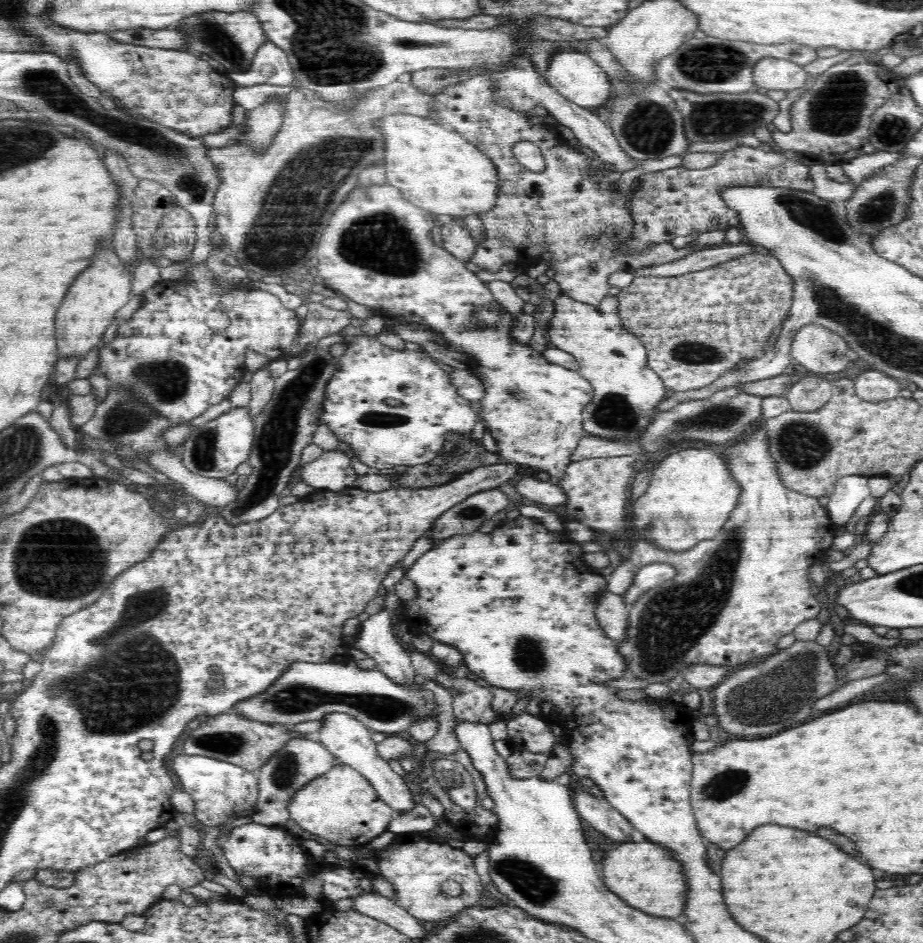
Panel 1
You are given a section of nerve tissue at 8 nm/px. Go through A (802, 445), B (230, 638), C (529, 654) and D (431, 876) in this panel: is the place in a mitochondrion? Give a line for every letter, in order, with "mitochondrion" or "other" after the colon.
A: mitochondrion
B: other
C: mitochondrion
D: other

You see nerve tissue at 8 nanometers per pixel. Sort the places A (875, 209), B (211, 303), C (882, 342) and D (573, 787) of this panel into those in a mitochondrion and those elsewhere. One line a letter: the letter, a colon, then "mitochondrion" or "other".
A: mitochondrion
B: other
C: mitochondrion
D: other

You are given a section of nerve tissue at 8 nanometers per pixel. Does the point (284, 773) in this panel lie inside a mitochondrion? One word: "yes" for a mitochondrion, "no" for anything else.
yes

